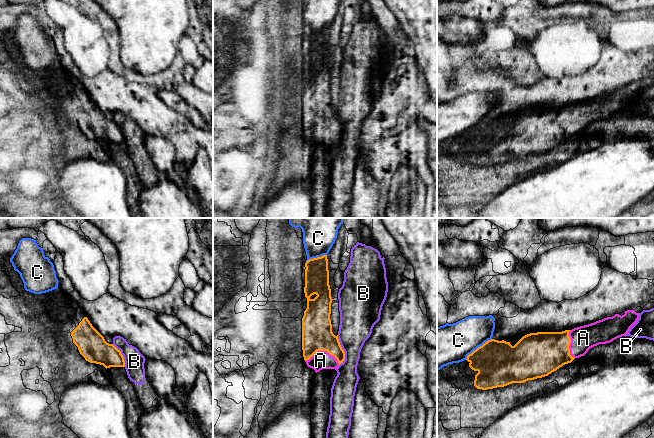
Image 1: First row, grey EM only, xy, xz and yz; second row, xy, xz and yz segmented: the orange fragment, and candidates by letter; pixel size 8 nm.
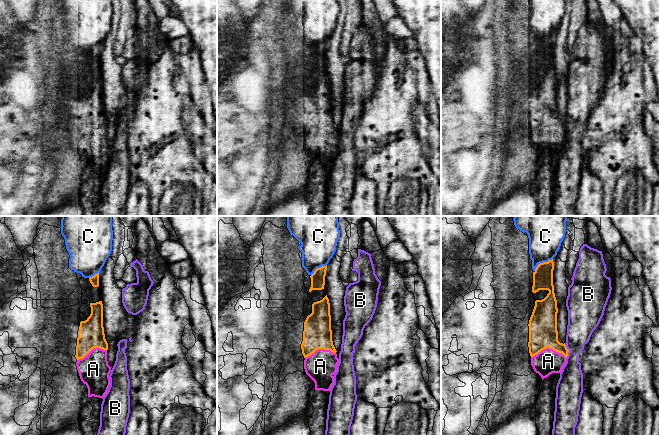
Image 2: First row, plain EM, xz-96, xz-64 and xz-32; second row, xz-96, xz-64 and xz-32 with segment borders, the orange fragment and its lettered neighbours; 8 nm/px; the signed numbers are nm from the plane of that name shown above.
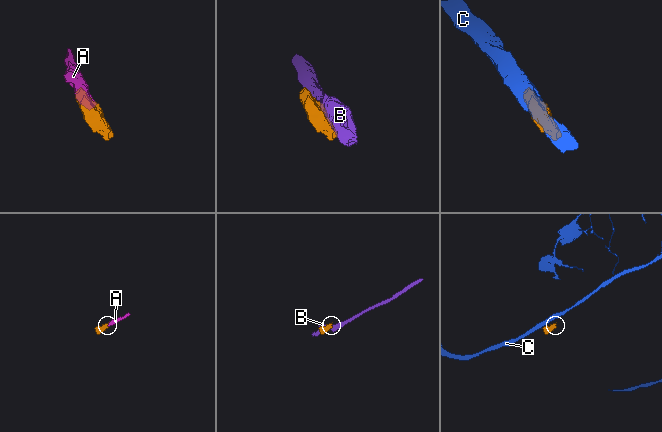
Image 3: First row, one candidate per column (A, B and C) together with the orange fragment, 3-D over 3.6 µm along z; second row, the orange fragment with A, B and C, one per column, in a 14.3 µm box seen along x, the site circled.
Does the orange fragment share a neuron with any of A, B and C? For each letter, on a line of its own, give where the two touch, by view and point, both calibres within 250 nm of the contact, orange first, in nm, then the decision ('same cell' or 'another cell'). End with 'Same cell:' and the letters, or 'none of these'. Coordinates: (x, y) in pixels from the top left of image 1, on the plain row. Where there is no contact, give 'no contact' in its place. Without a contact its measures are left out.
A: xz (323, 126) | 240/150 nm | same cell
B: xz (343, 126) | 240/280 nm | another cell
C: yz (478, 123) | 360/320 nm | another cell
Same cell: A

